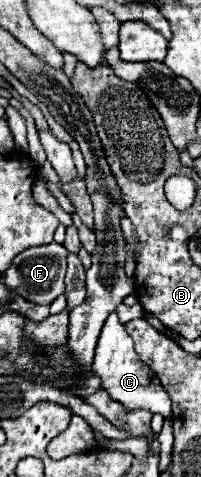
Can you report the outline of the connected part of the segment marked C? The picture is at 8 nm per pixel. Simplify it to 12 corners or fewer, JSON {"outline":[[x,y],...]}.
{"outline":[[116,311],[92,369],[130,411],[172,417],[168,393],[140,361]]}

